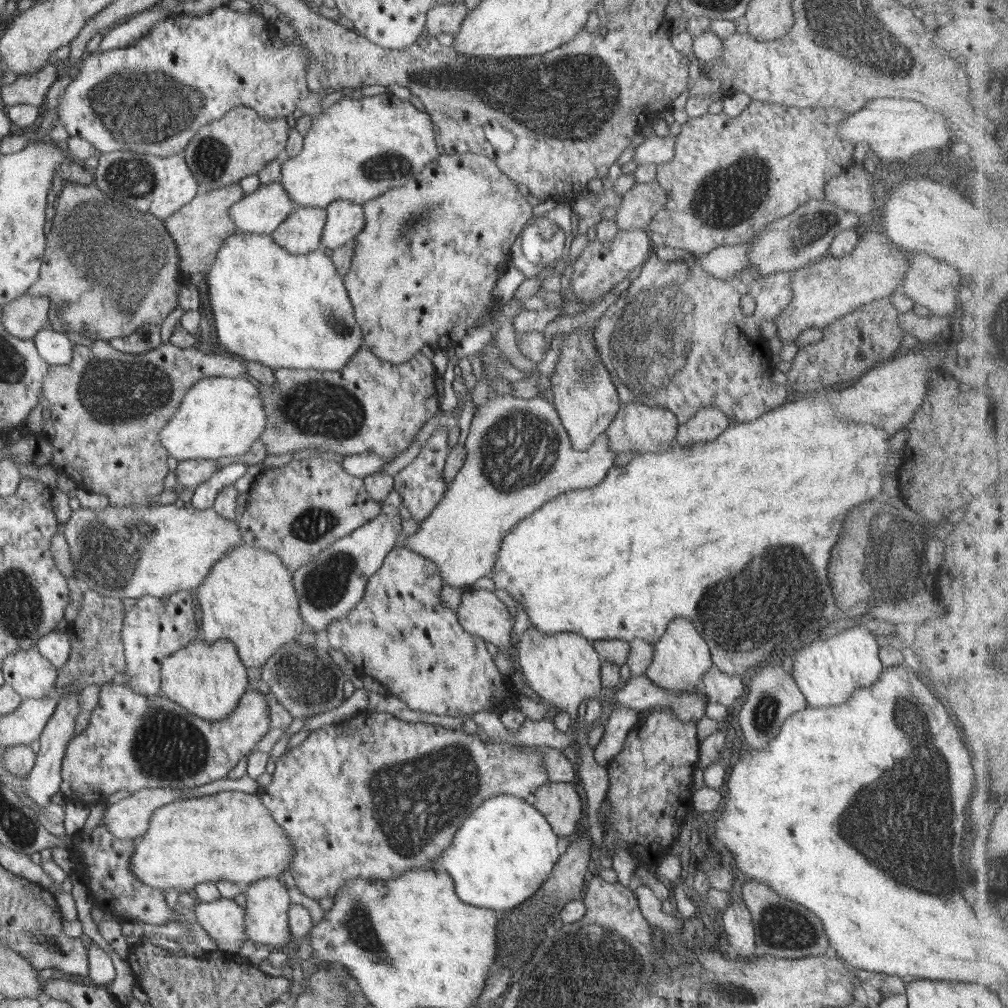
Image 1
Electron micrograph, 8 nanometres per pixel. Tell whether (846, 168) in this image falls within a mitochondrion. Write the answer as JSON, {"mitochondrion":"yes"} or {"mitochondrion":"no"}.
{"mitochondrion":"no"}

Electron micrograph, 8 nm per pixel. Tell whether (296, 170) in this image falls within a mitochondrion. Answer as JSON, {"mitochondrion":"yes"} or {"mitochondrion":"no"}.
{"mitochondrion":"no"}

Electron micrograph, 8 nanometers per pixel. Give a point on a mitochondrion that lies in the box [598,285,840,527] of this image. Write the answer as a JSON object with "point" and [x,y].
{"point":[679,378]}

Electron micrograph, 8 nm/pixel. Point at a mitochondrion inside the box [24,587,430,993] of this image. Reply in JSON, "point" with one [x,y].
{"point":[167,746]}

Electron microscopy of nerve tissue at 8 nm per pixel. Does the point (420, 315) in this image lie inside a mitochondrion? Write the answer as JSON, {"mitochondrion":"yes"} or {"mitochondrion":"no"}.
{"mitochondrion":"no"}

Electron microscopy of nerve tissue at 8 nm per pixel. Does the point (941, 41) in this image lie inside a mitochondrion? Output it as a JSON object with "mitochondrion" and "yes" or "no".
{"mitochondrion":"no"}

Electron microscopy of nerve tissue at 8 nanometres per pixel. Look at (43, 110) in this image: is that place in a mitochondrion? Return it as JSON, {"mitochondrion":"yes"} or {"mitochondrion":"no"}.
{"mitochondrion":"no"}

